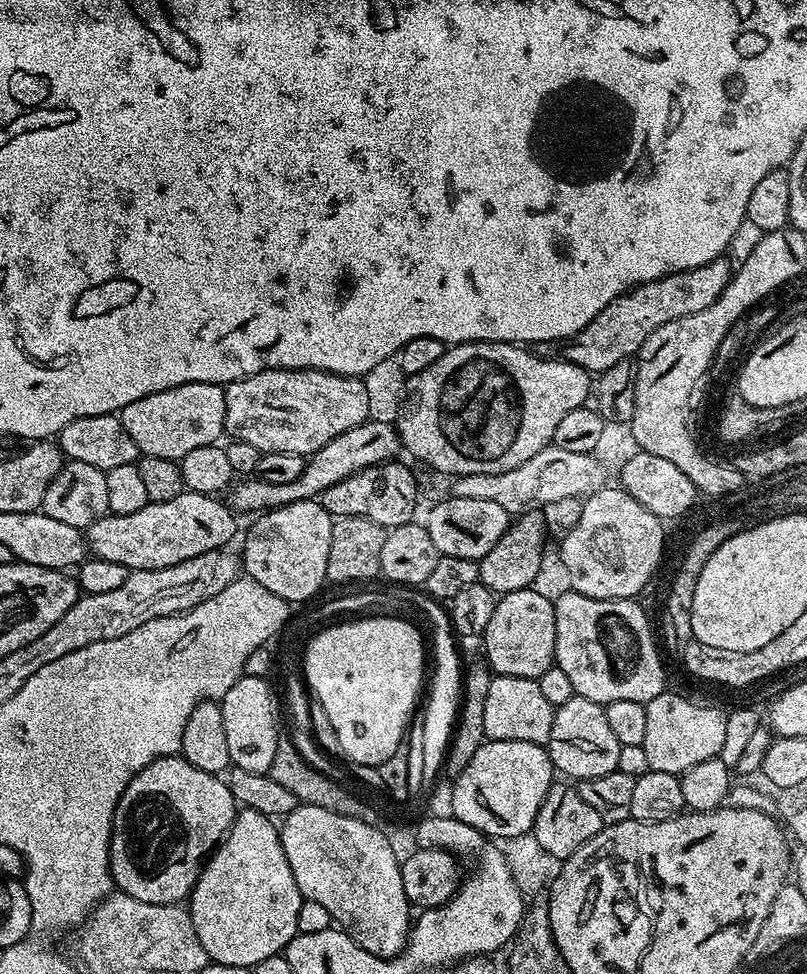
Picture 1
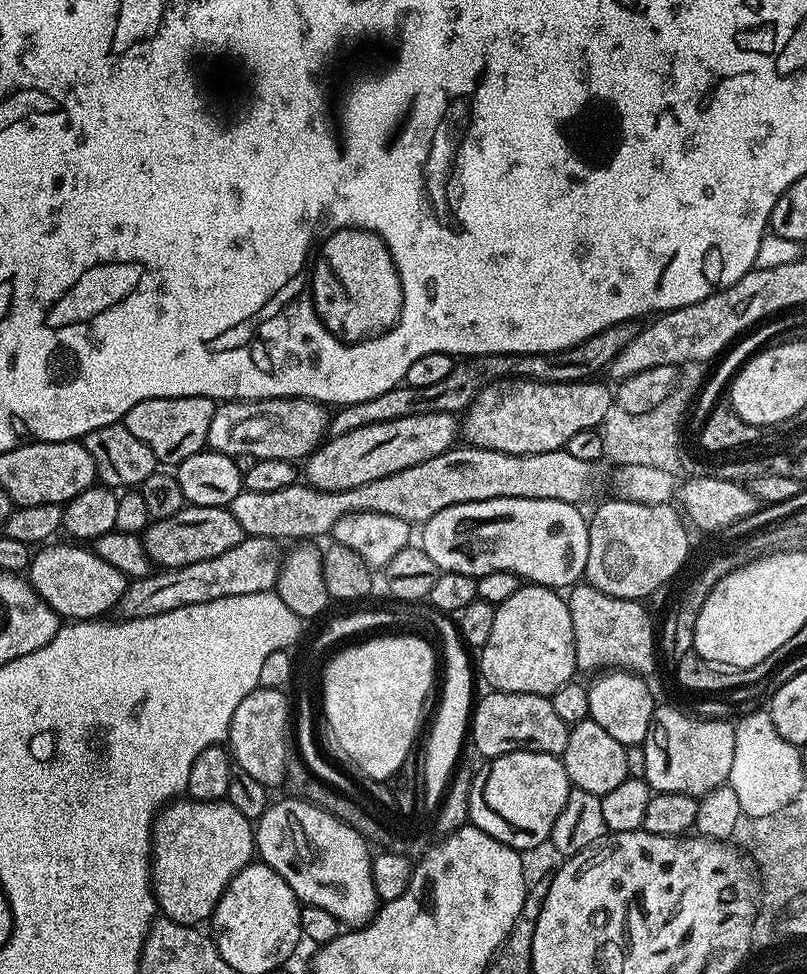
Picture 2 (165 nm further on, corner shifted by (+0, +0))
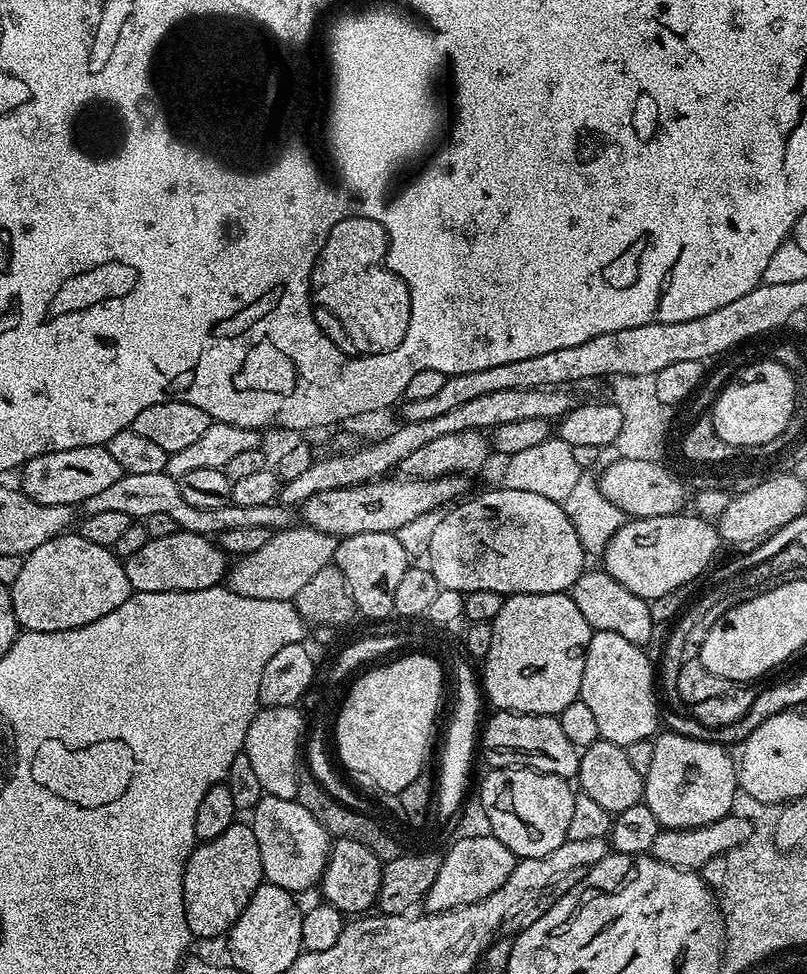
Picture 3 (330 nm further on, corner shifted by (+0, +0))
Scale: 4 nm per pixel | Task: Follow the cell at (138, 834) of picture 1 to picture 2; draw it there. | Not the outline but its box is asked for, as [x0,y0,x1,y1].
[150,798,256,926]

